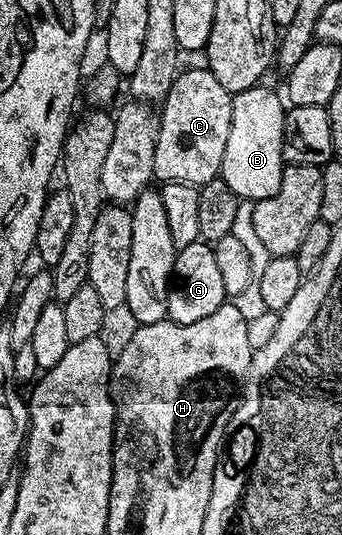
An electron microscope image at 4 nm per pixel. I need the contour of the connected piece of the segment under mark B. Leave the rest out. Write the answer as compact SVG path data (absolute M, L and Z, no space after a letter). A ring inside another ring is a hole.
M258 84L249 90L236 93L231 102L229 141L222 159L220 179L226 182L241 200L254 202L277 194L281 186L281 174L285 167L283 158L284 99L277 93Z

